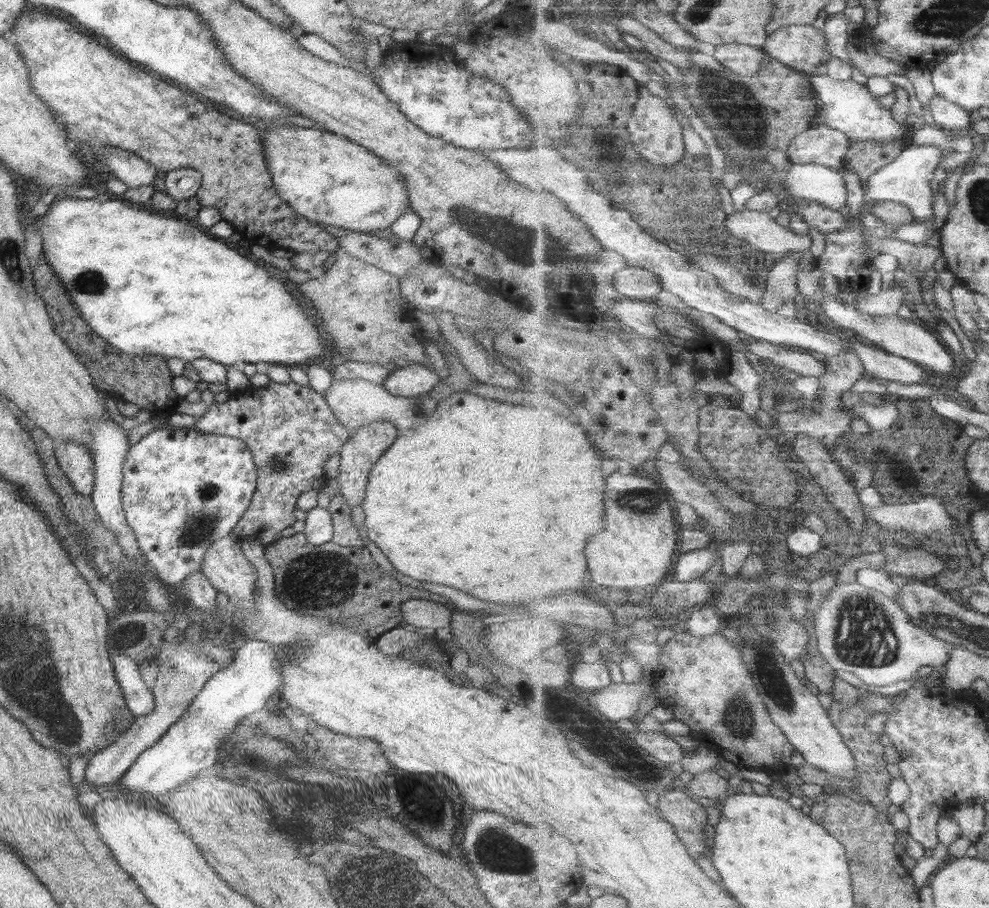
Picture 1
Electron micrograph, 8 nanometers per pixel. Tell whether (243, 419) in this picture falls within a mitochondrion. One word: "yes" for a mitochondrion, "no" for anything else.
no

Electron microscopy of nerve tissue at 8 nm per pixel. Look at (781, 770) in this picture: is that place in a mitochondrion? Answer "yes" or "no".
no

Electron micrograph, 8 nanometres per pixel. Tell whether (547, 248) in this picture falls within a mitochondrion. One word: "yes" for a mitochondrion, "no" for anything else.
yes

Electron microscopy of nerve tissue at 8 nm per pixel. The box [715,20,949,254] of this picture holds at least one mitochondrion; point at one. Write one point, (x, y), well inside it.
(752, 120)

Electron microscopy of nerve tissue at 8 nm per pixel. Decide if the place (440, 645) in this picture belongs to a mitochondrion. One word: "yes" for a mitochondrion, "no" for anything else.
no

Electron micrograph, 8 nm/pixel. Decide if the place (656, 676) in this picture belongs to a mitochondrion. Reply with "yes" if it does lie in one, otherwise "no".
no

